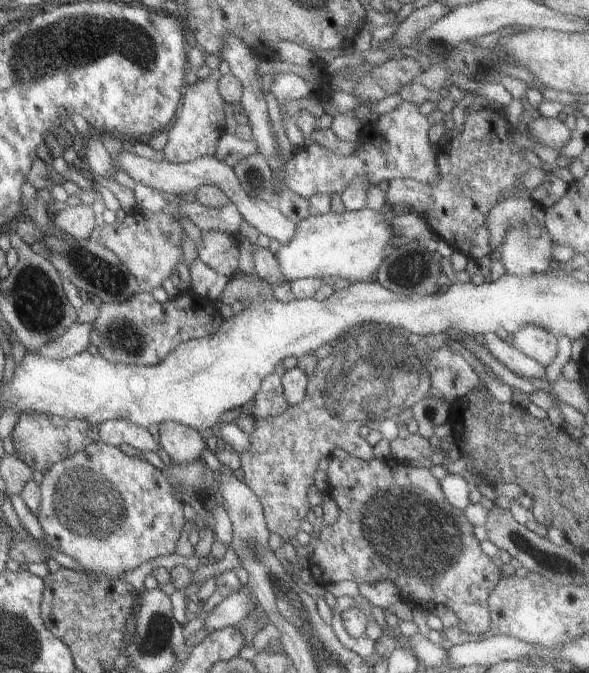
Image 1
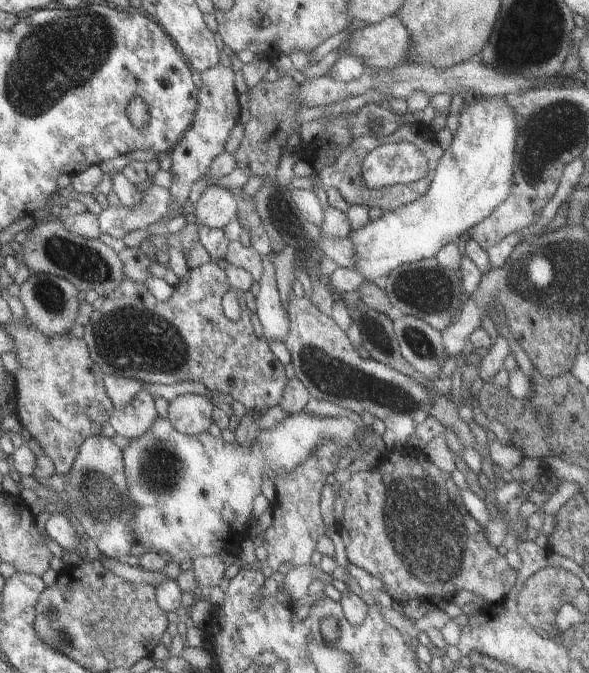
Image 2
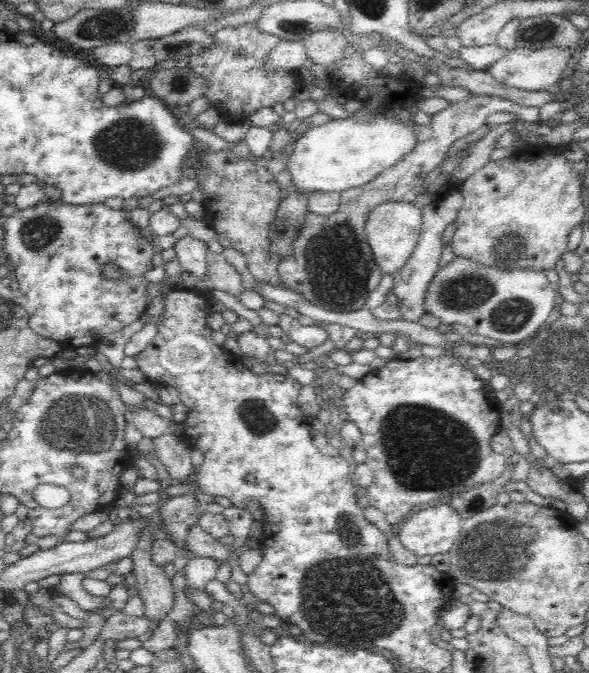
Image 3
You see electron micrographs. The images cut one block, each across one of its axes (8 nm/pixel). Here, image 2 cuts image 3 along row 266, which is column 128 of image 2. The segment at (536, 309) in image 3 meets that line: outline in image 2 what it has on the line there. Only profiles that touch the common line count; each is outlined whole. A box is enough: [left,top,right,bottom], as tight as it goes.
[123,411,367,564]

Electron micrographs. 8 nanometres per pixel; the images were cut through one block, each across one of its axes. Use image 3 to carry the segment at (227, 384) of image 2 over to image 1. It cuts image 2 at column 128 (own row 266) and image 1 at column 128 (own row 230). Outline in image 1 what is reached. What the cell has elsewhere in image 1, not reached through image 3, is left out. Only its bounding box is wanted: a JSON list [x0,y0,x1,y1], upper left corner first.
[90,289,224,367]

